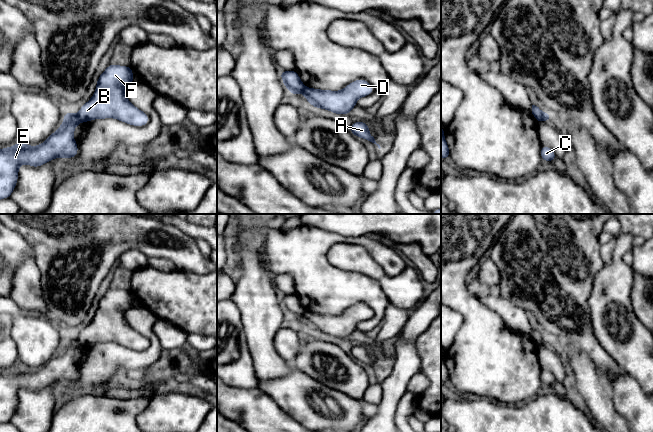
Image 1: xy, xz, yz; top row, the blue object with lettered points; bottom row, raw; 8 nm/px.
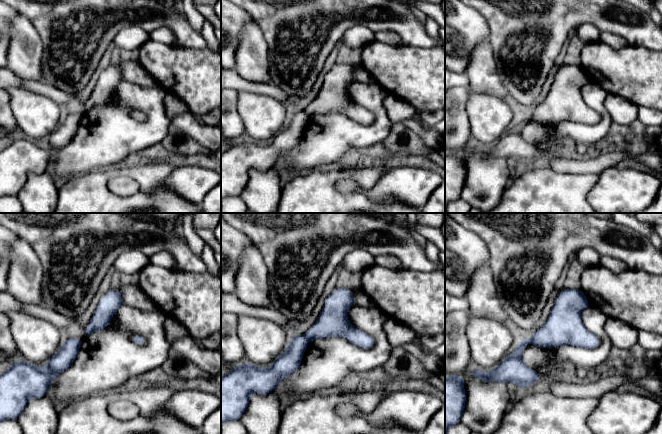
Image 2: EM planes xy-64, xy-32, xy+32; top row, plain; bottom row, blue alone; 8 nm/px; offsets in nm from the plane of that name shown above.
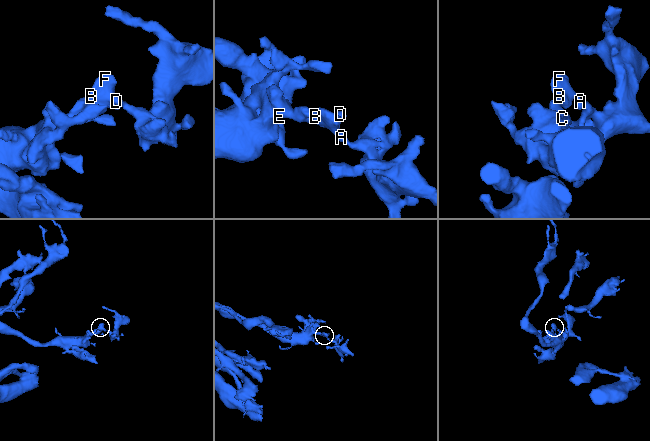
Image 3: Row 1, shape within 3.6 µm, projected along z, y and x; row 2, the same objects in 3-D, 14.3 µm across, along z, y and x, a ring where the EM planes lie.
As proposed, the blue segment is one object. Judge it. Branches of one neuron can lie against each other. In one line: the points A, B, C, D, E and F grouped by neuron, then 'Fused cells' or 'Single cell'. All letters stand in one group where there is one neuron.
Groups: A B D F / C E. Fused cells

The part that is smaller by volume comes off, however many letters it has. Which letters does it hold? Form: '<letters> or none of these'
A, B, D, F

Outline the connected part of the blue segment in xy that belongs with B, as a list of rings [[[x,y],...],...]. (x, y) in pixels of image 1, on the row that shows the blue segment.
[[[109,64],[97,79],[91,99],[81,106],[77,116],[81,123],[114,118],[133,126],[145,126],[149,116],[127,98],[125,88],[134,83],[130,66]]]

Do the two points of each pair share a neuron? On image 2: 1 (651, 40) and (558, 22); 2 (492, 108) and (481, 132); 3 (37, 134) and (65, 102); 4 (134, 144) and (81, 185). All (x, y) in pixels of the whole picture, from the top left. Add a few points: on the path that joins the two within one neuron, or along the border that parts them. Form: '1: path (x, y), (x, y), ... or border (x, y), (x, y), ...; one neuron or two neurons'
1: path (628, 28), (611, 24), (597, 16), (581, 16); one neuron
2: path (492, 114), (487, 126); one neuron
3: border (41, 94), (54, 100), (61, 107), (64, 115); two neurons
4: border (97, 169), (75, 176); two neurons

